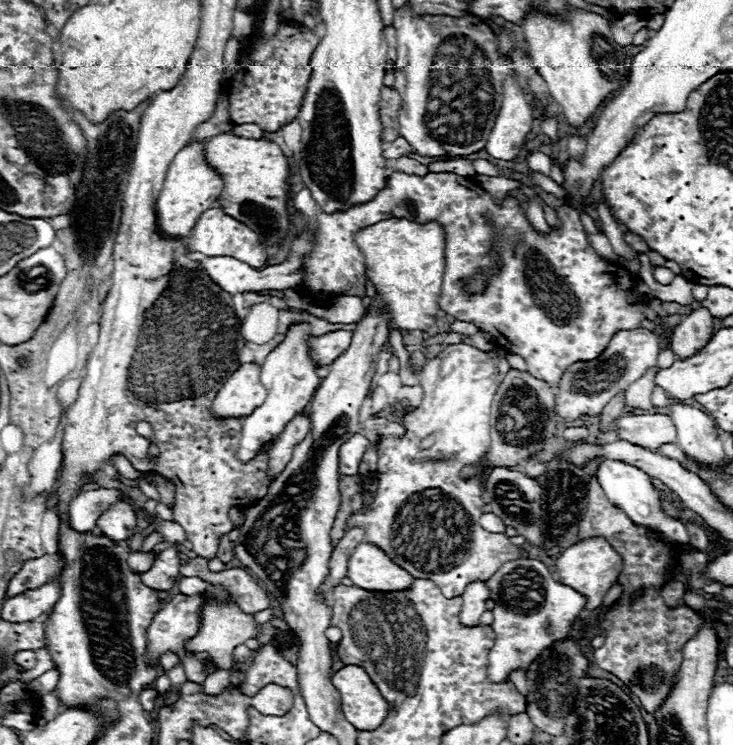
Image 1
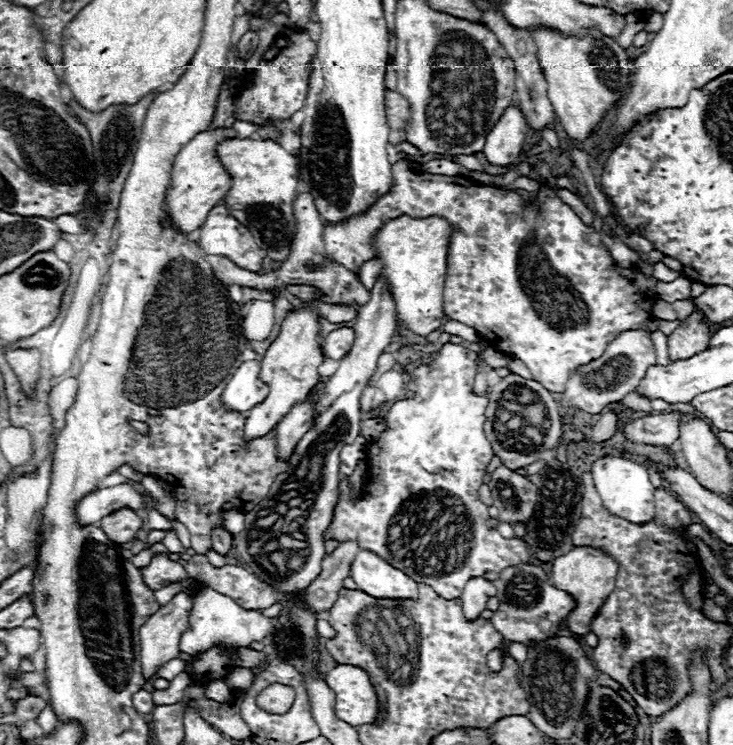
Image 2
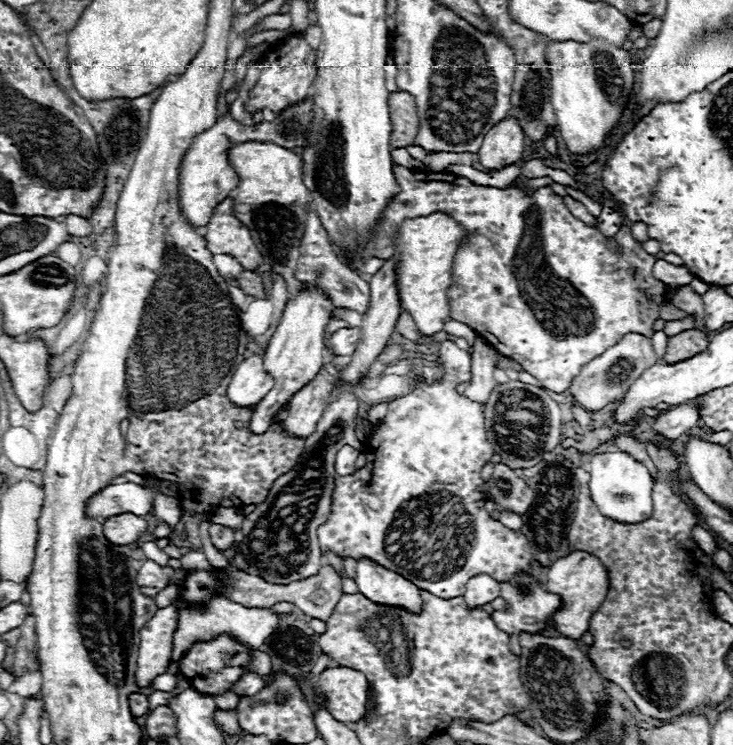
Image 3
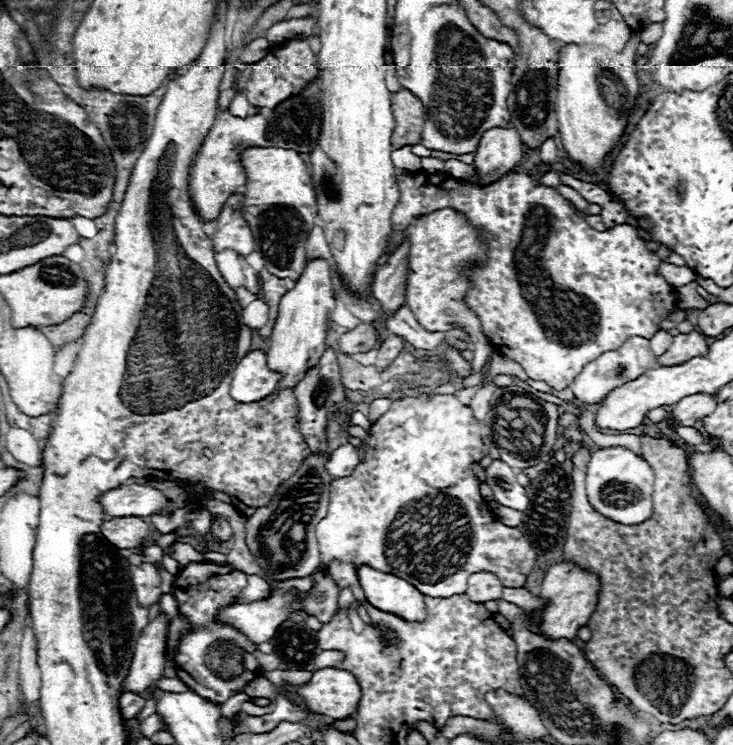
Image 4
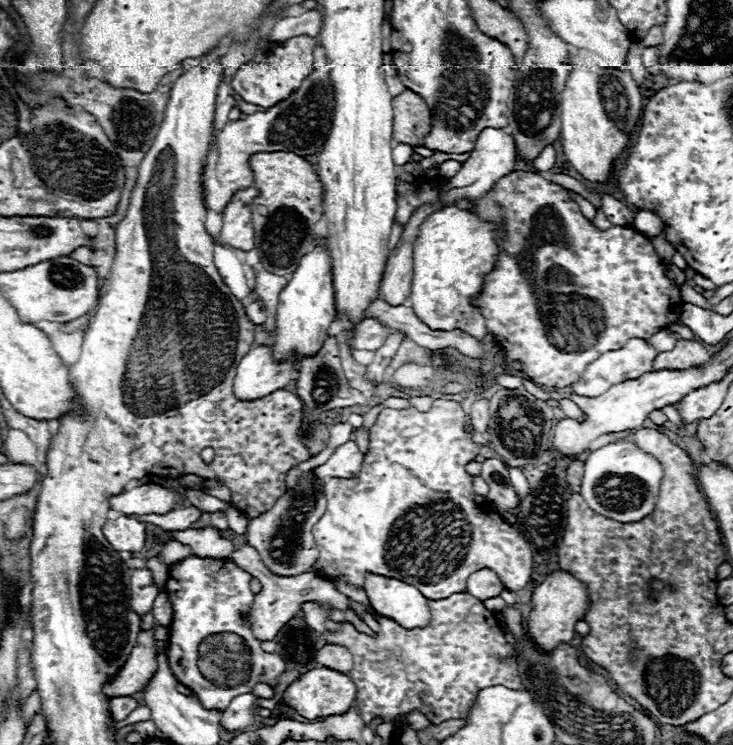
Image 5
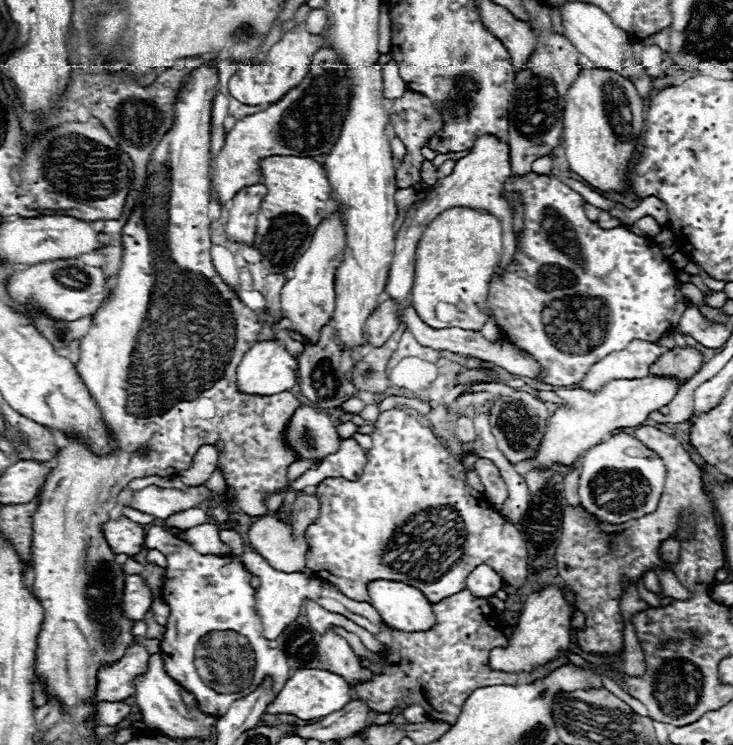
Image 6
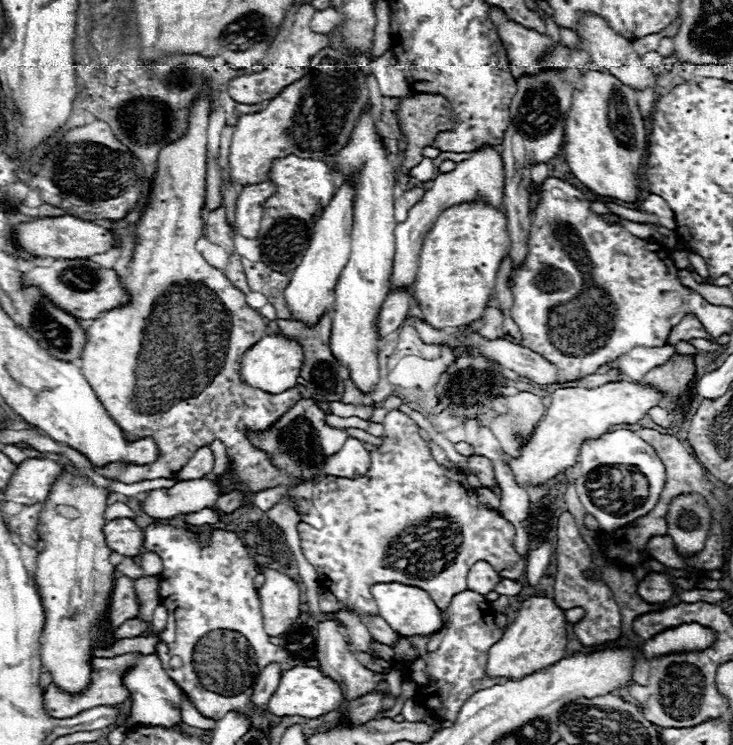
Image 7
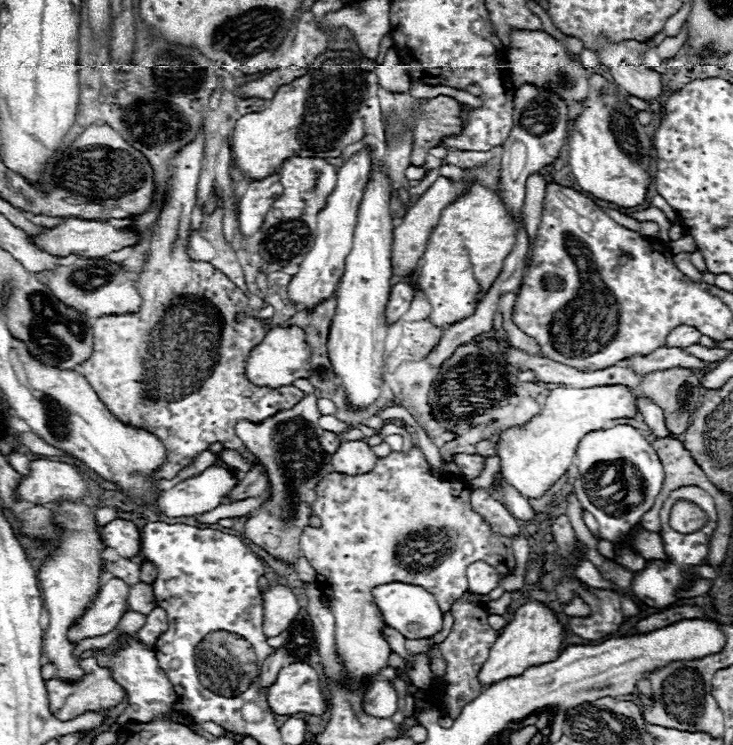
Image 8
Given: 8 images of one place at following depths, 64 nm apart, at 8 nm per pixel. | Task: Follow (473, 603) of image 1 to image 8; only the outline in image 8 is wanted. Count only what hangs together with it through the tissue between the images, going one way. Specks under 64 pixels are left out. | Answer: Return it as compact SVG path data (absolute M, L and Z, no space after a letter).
M482 560L466 568L466 578L468 578L468 592L472 594L490 594L498 586L498 580L500 580L498 572Z

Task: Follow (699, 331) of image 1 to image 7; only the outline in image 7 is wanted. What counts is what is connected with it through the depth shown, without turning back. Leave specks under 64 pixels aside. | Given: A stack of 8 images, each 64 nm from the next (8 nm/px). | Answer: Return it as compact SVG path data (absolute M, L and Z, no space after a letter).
M674 354L662 366L652 368L642 378L642 382L644 384L654 384L656 388L662 388L662 392L666 392L670 398L674 398L674 396L678 396L686 390L686 384L690 380L694 380L694 376L696 376L694 356Z

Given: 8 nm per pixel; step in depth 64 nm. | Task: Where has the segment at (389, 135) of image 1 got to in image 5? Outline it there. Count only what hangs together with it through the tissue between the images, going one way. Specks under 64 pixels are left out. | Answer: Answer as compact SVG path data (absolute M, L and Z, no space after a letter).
M404 90L402 94L392 98L392 108L394 142L422 146L422 140L430 130L430 110L426 108L426 102L418 94Z

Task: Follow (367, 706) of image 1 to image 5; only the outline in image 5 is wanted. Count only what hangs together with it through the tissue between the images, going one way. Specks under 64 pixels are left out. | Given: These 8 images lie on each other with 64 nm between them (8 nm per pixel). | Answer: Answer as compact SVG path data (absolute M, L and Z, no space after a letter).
M314 668L302 674L302 678L290 684L282 696L282 704L298 710L298 714L302 714L308 720L344 714L354 704L354 700L356 700L356 684L352 682L352 678L330 668Z

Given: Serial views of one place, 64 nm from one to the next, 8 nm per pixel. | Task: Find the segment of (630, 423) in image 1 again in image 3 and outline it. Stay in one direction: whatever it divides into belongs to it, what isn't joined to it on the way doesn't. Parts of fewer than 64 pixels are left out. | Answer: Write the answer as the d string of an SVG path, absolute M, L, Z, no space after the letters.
M680 404L668 412L662 412L656 420L652 420L652 432L662 440L676 440L688 432L688 428L698 426L700 414L690 404Z

